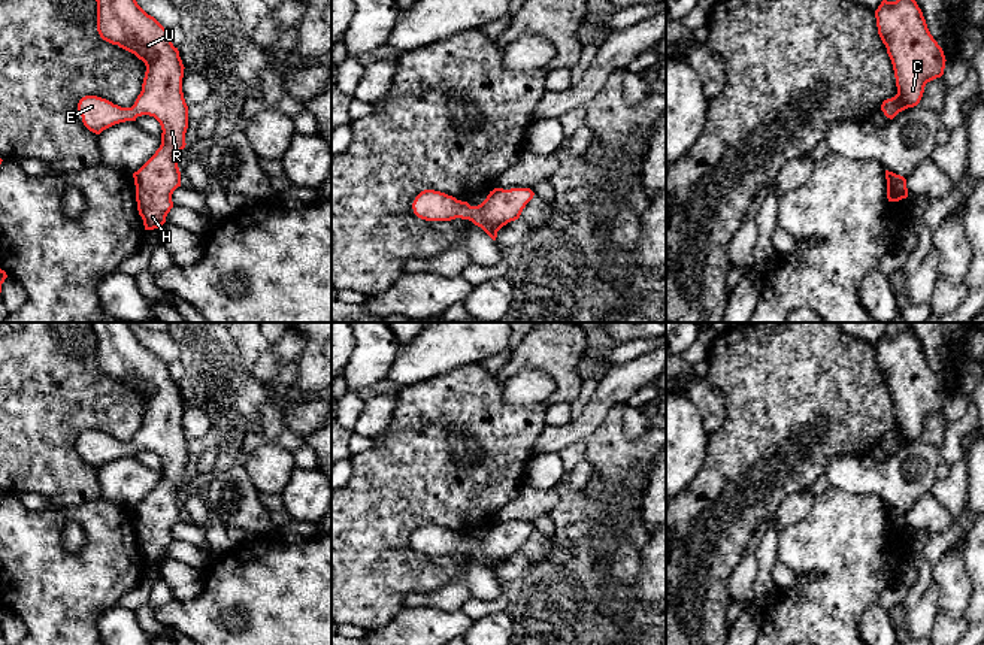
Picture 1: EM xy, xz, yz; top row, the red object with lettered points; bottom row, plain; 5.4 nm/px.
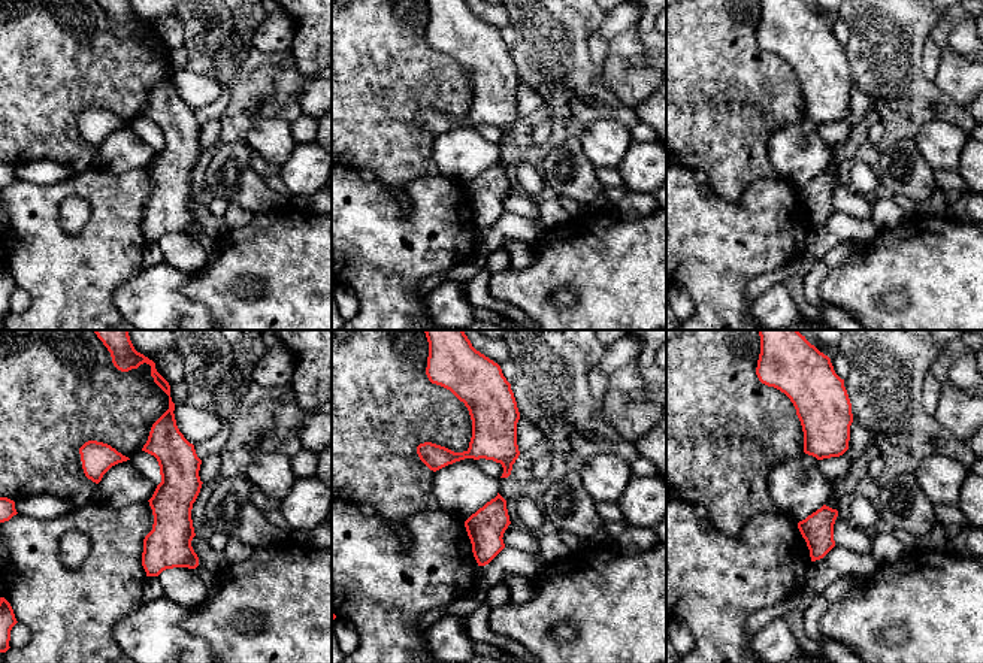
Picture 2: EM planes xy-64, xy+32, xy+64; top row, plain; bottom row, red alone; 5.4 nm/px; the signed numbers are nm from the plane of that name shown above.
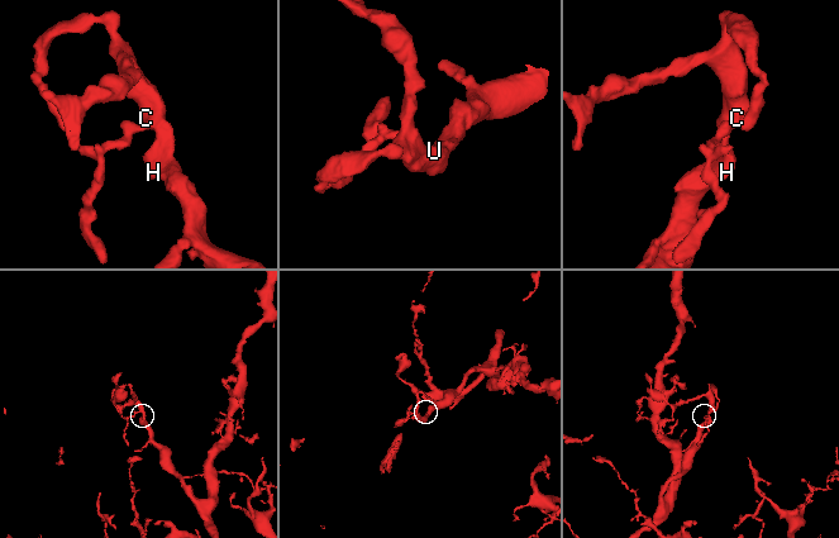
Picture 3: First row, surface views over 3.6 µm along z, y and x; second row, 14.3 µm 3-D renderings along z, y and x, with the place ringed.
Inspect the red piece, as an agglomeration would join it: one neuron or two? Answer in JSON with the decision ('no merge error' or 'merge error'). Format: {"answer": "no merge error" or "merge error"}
{"answer": "no merge error"}

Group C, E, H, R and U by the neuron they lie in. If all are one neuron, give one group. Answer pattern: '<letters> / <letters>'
C E H R U

